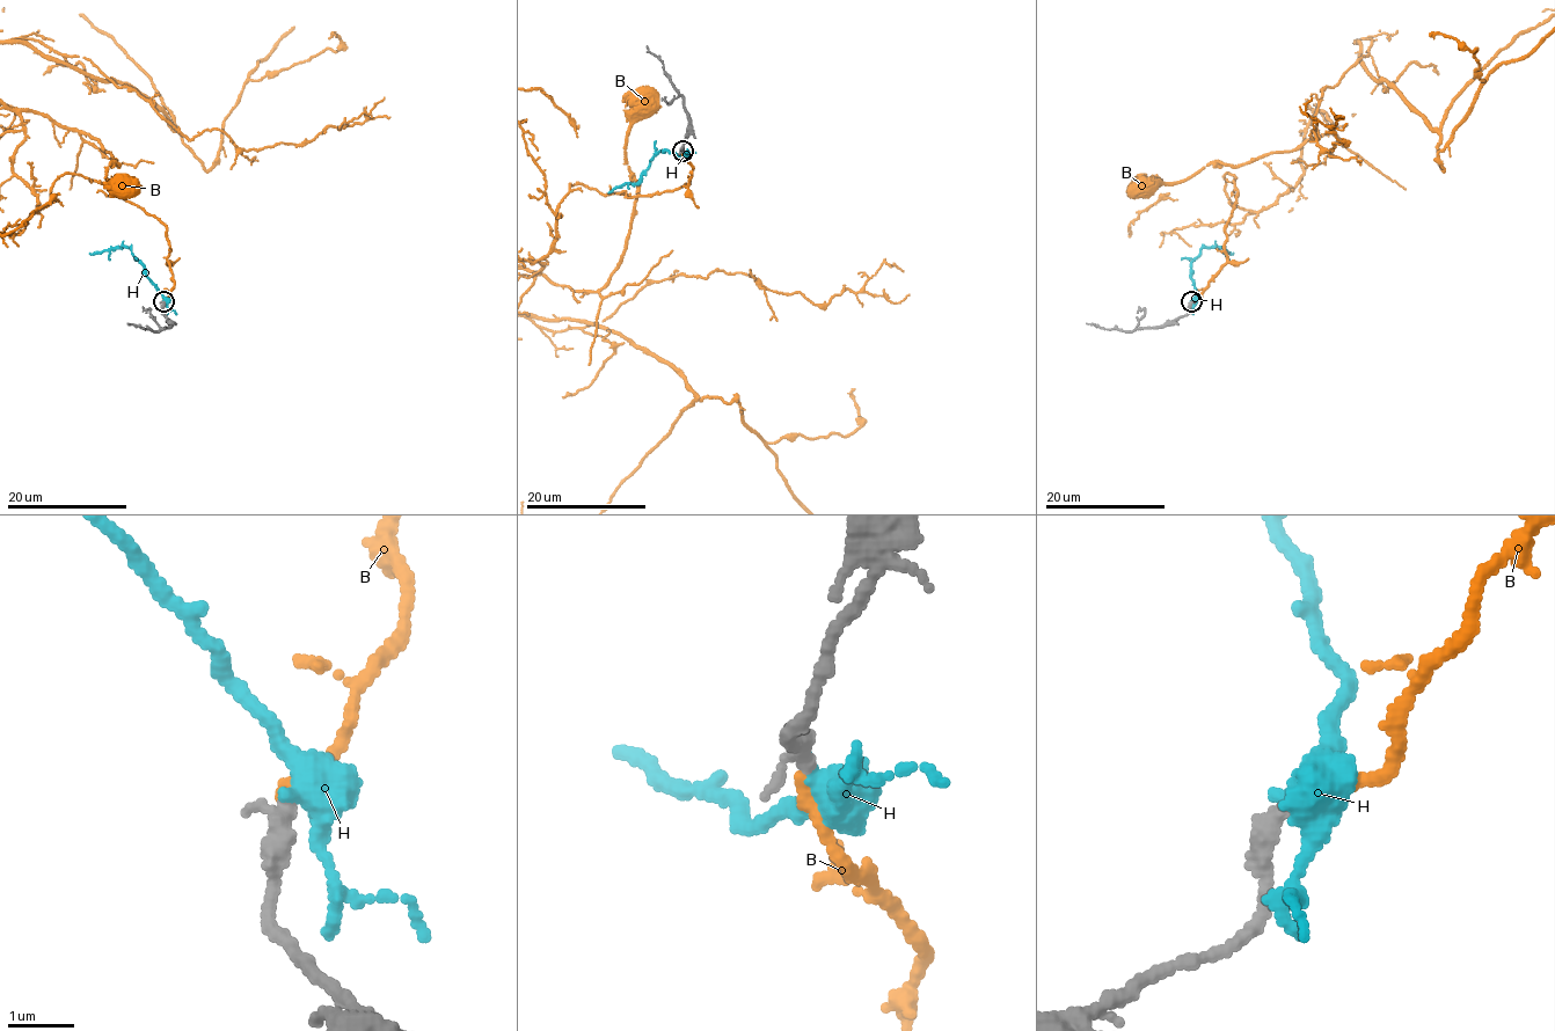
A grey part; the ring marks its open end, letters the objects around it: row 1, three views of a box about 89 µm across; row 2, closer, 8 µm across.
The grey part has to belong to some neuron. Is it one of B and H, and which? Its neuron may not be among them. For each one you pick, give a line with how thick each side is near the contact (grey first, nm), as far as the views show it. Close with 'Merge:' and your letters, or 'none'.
B: 320 nm thick on the grey side, 190 nm on the other
Merge: B

